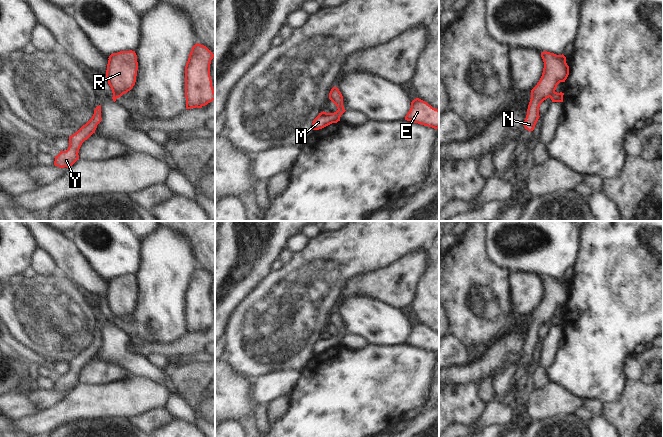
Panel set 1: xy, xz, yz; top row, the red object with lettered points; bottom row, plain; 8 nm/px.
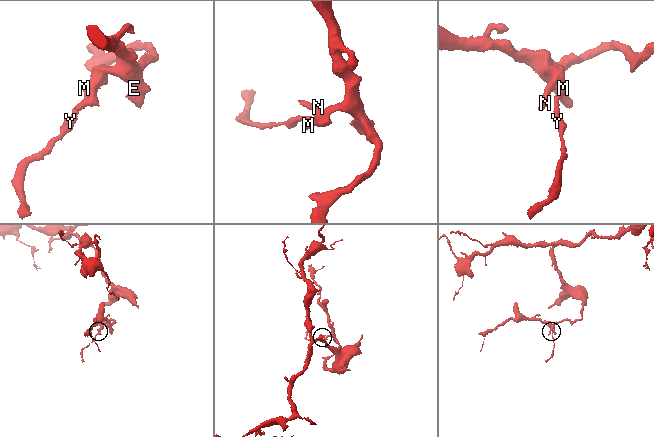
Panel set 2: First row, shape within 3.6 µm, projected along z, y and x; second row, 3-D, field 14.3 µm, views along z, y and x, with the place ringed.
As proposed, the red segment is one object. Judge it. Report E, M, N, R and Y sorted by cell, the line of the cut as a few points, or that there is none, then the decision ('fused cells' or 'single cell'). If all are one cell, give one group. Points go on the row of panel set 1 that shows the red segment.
E N R / M Y | xz (338, 109), (344, 110) | fused cells

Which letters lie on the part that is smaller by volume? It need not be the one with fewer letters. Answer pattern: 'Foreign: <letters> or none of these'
Foreign: M, Y

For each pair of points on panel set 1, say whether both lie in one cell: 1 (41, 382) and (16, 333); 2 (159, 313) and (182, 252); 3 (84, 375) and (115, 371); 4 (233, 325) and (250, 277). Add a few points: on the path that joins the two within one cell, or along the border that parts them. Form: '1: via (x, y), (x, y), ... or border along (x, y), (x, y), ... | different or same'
1: border along (49, 377), (53, 381) | different
2: via (161, 298), (162, 276), (167, 267) | same
3: via (92, 373), (107, 372) | same
4: border along (257, 283), (233, 310), (228, 320) | different

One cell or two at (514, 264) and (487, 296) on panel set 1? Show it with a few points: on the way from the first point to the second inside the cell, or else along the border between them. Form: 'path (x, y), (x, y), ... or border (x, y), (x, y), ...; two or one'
border (488, 258), (509, 273); two

